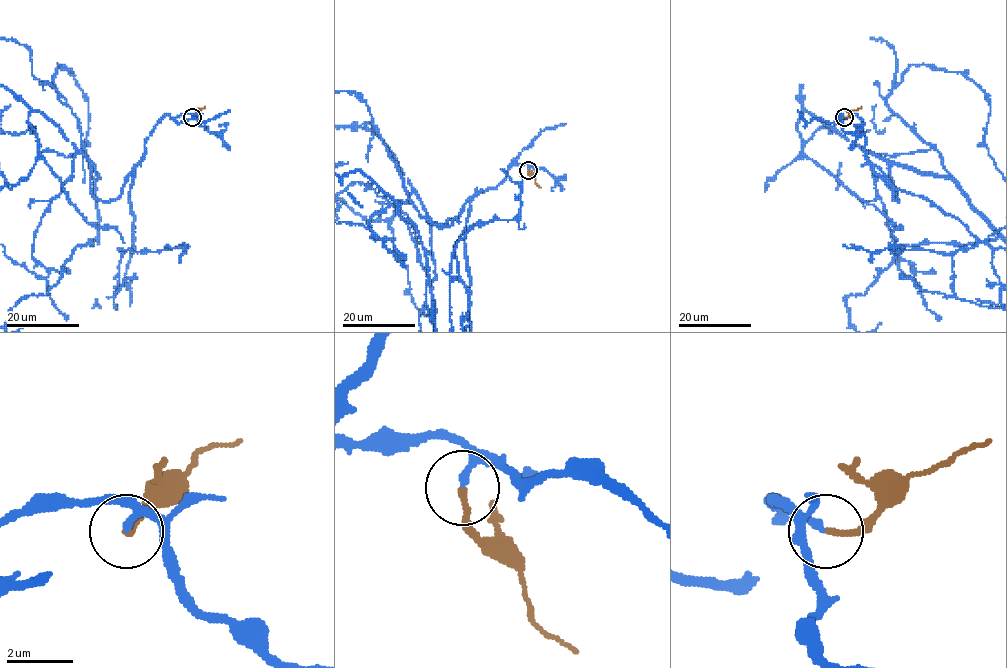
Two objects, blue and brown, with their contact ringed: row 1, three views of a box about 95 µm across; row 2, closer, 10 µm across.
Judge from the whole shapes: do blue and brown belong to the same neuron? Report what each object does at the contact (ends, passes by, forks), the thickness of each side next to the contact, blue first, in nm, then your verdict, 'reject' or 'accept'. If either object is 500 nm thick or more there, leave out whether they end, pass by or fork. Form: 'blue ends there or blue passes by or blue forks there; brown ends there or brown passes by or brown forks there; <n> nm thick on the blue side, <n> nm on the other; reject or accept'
blue ends there; brown ends there; 190 nm thick on the blue side, 170 nm on the other; accept

